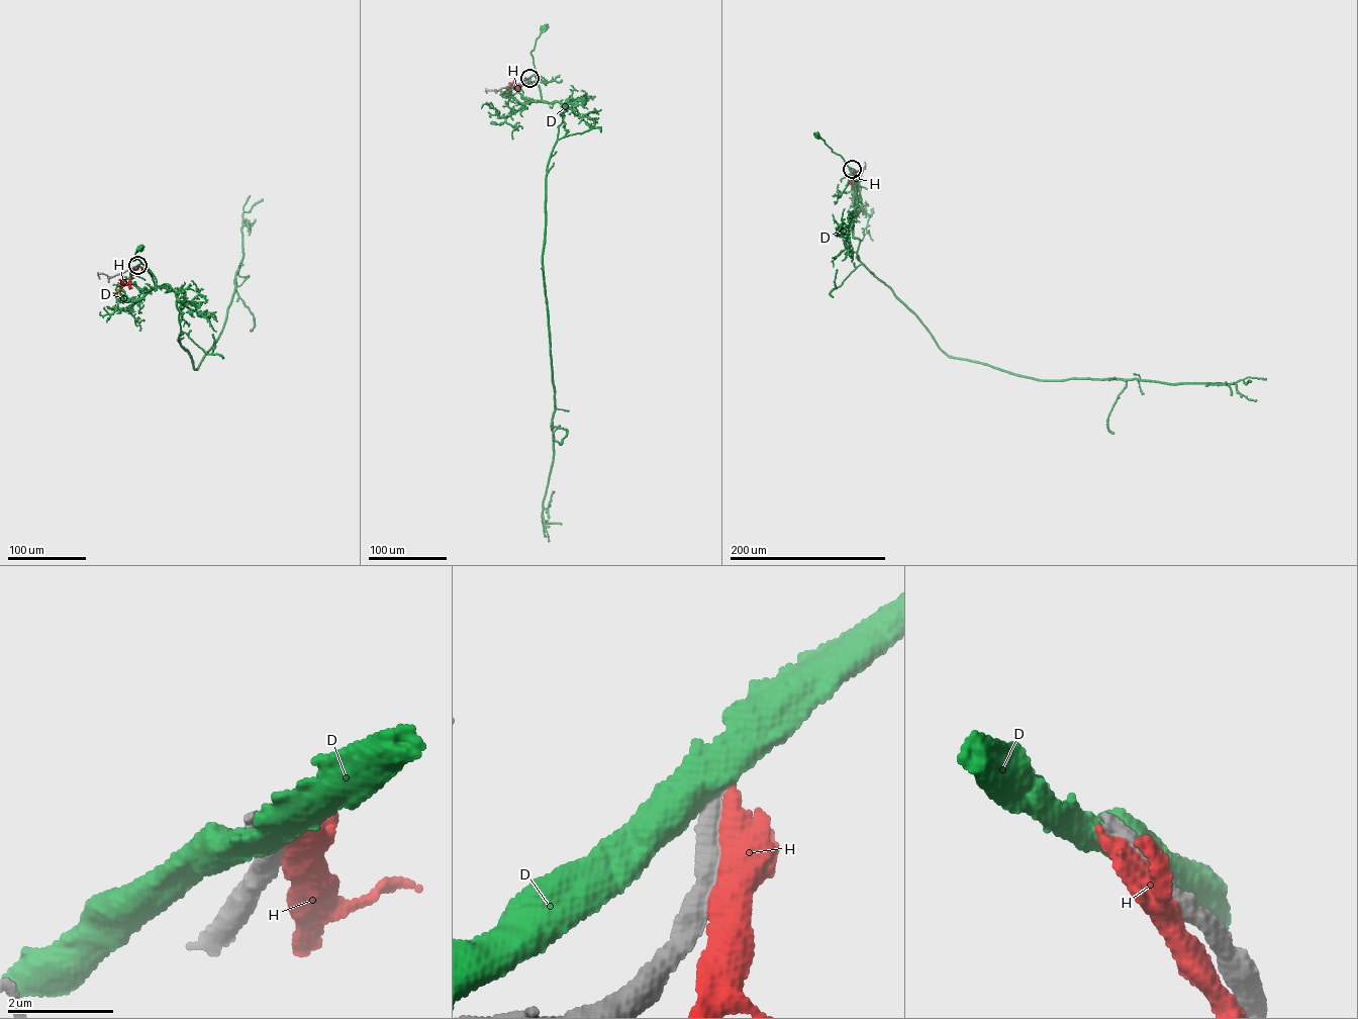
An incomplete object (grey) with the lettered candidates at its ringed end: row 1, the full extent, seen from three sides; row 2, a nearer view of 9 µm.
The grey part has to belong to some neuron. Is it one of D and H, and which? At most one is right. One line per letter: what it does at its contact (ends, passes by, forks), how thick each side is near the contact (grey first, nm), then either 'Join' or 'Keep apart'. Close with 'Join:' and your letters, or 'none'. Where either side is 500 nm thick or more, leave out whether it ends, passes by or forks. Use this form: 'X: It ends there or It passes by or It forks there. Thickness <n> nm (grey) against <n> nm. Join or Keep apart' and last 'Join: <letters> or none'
D: Thickness 460 nm (grey) against 550 nm. Keep apart
H: It passes by. Thickness 400 nm (grey) against 480 nm. Keep apart
Join: none

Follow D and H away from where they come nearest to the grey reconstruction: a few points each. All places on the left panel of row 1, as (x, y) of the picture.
D: (137, 265), (141, 263), (139, 260), (132, 261), (140, 249)
H: (137, 265), (128, 282), (118, 284), (120, 287), (115, 294)

